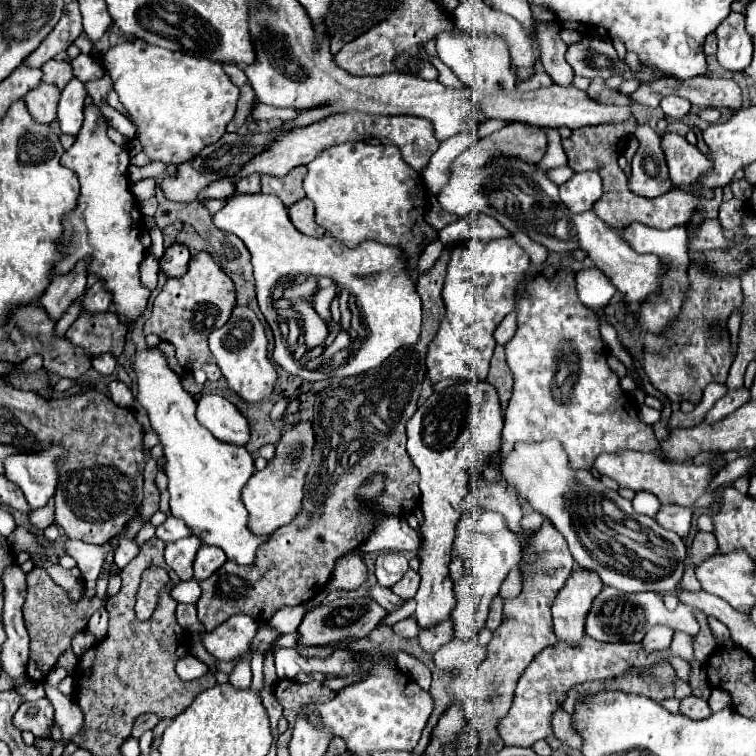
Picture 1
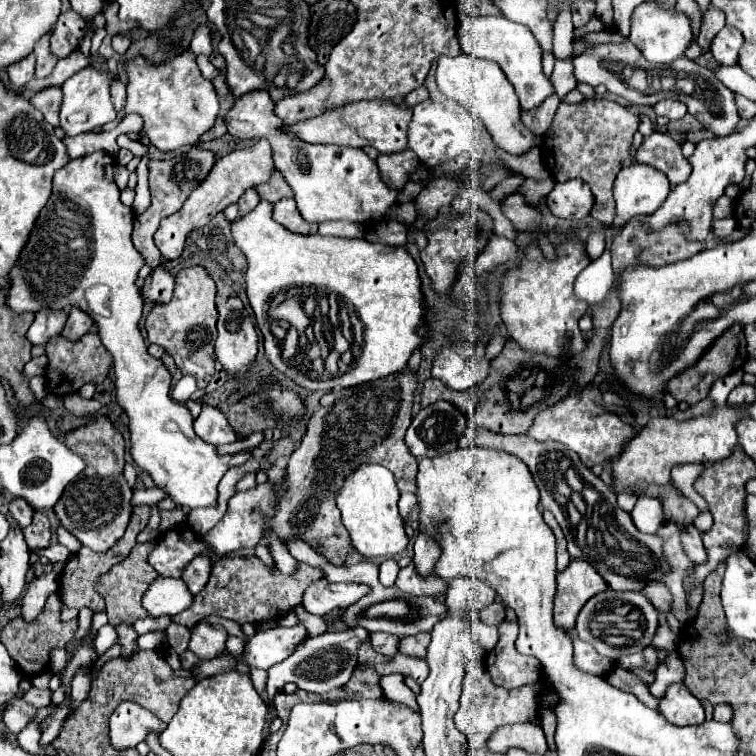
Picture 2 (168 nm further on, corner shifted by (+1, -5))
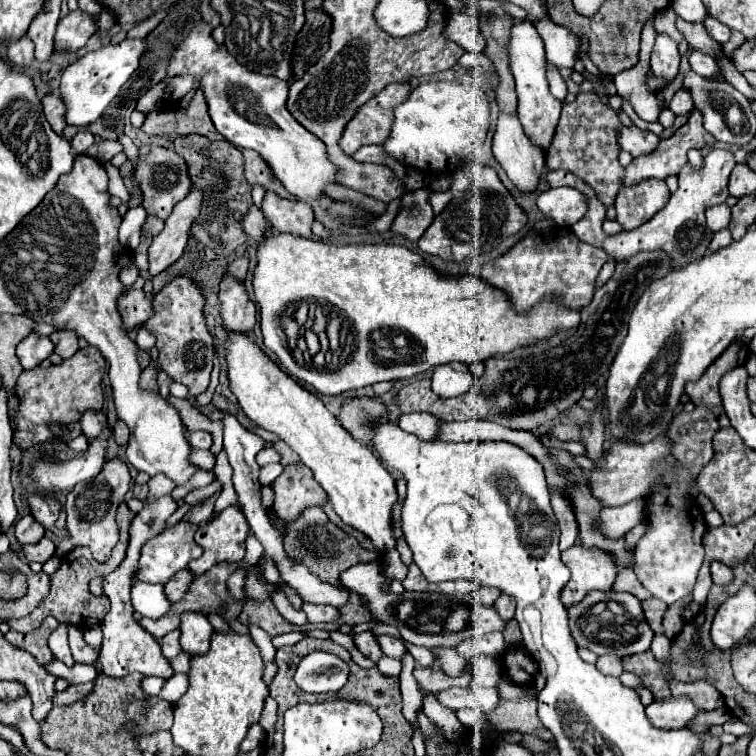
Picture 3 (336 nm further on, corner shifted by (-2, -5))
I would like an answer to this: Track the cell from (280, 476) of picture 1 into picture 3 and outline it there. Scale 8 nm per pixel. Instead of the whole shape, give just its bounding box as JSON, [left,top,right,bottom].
[187,507,247,577]

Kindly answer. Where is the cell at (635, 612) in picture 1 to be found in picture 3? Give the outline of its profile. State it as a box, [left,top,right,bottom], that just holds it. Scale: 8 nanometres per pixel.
[567,591,653,657]

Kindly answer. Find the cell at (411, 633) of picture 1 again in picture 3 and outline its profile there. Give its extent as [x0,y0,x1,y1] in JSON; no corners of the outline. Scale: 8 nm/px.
[353,631,383,663]

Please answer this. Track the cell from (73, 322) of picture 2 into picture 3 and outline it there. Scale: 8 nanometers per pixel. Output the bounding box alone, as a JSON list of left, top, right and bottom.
[49,331,79,359]

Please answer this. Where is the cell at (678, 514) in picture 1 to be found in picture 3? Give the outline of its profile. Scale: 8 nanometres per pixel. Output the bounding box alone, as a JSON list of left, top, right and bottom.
[711,561,733,585]

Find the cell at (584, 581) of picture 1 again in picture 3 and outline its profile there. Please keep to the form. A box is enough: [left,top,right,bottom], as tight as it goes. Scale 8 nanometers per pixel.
[561,545,619,607]

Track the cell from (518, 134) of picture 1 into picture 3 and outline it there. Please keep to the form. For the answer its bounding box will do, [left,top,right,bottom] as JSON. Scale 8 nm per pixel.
[391,187,435,241]

